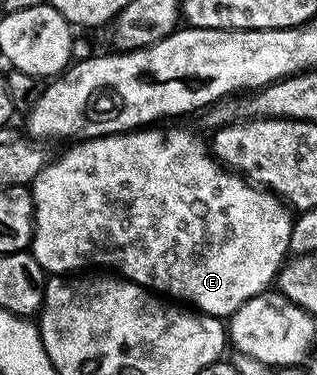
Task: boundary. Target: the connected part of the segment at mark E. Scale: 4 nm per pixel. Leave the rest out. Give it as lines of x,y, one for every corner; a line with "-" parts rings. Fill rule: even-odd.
143,127
133,130
129,133
113,133
107,137
92,137
84,141
71,144
70,149
63,157
58,157
51,160
38,174
34,177
32,184
29,186
30,194
32,195
32,203
34,204
34,234
30,240
29,252
34,254
36,263
40,263
40,267
46,270
50,275
70,275
75,271
86,271
89,265
111,265
111,270
117,271
121,276
128,281
135,281
137,285
143,285
145,289
149,289
158,295
165,295
167,298
173,299
178,303
185,303
187,306
193,307
197,312
207,313
210,317
219,319
229,319
242,304
248,299
252,299
256,295
267,292
275,284
279,269
282,268
290,253
290,240
292,239
292,227
295,223
295,218
292,216
291,210
288,208
282,198
277,197
269,189
261,188
257,185
250,184
245,177
229,170
225,165
222,165
214,158
214,154
210,152
207,142
201,141
196,134
190,129
160,129
164,127

